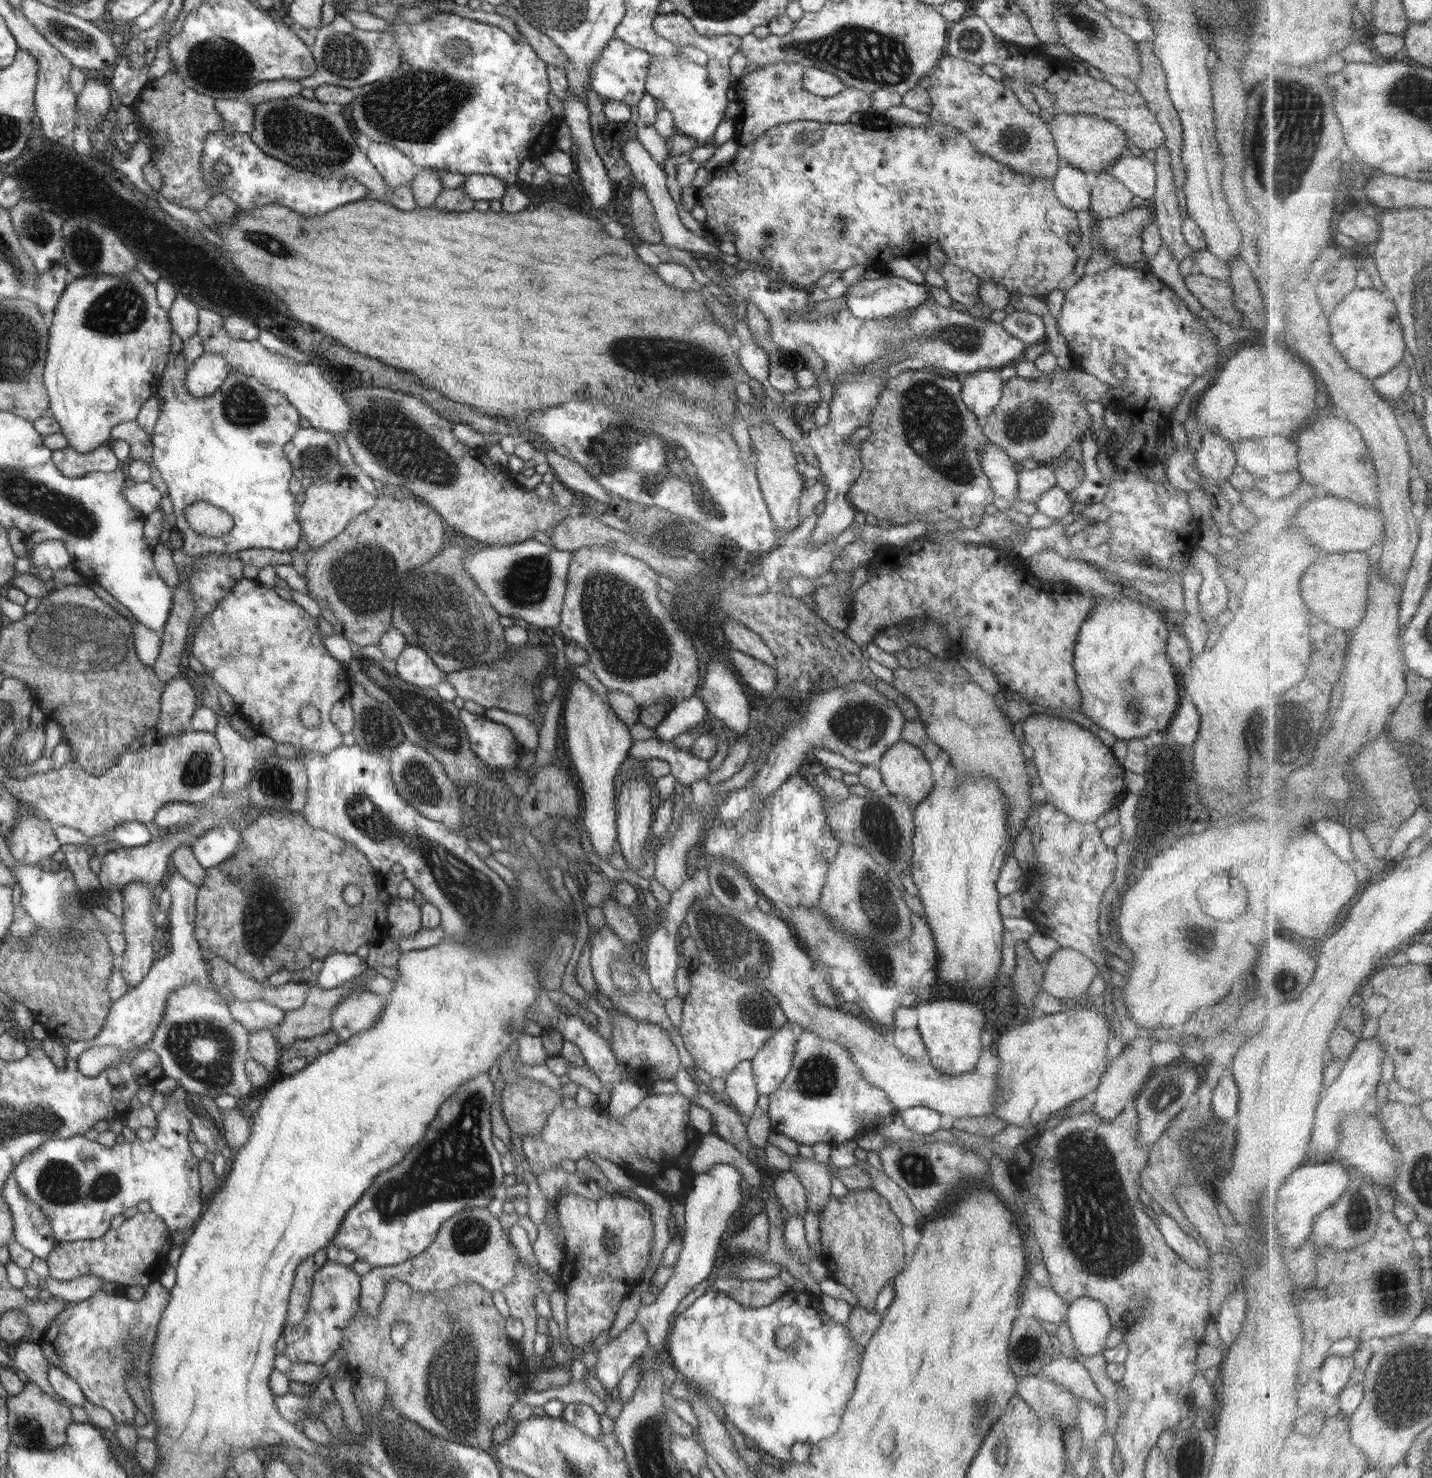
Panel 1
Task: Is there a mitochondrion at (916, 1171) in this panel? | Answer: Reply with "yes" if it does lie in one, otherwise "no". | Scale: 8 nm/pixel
yes

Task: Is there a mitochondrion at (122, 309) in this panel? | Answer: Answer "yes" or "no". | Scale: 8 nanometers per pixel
yes

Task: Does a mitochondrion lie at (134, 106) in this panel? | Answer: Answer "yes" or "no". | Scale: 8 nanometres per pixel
no

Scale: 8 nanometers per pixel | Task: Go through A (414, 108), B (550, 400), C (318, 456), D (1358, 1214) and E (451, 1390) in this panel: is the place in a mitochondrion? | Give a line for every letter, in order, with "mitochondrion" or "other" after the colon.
A: mitochondrion
B: other
C: mitochondrion
D: mitochondrion
E: mitochondrion

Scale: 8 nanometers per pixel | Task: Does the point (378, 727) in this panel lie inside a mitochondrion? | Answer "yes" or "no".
yes

